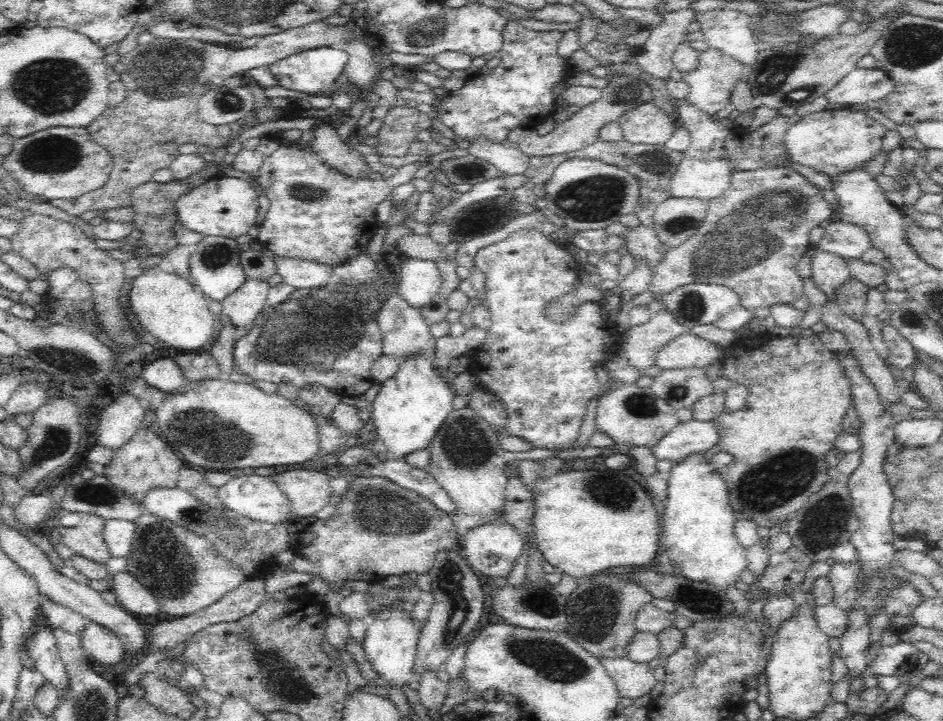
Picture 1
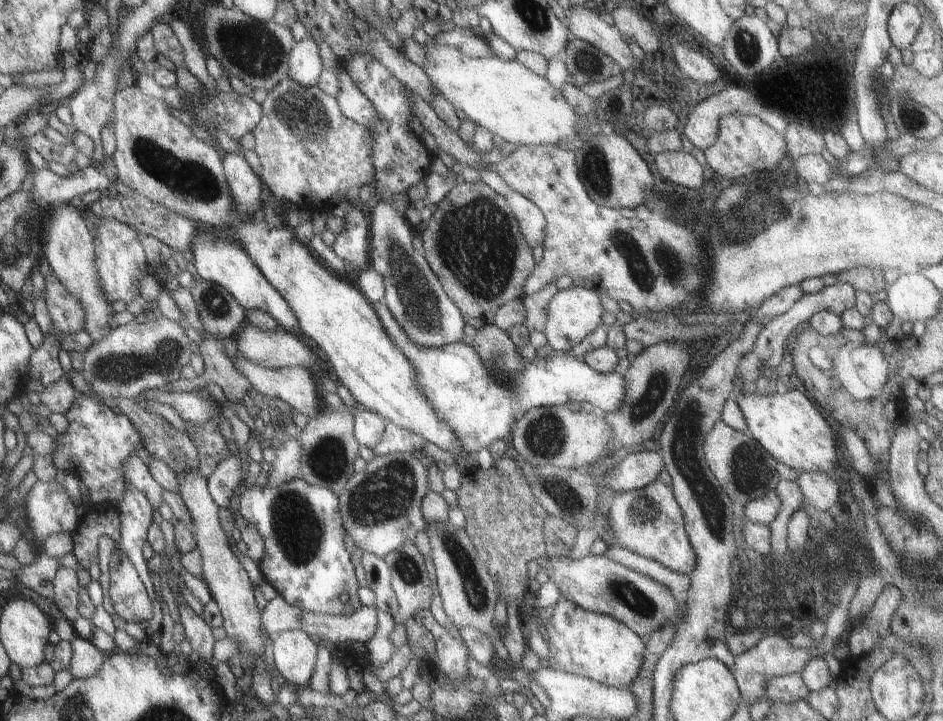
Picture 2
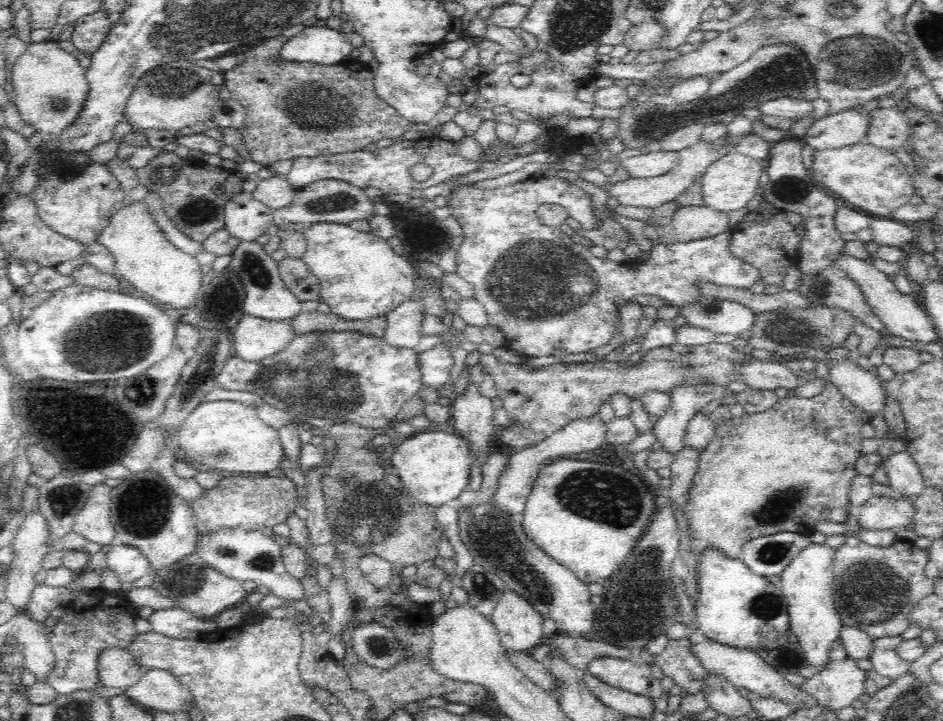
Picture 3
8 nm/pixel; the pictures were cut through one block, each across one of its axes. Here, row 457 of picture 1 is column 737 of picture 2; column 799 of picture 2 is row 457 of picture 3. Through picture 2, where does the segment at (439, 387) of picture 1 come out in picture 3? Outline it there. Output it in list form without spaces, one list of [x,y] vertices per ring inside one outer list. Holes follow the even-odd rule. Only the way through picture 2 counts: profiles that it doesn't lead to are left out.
[[[428,430],[406,438],[404,444],[394,450],[392,464],[406,492],[416,502],[428,508],[442,508],[456,504],[460,496],[468,494],[474,454],[462,436]]]

